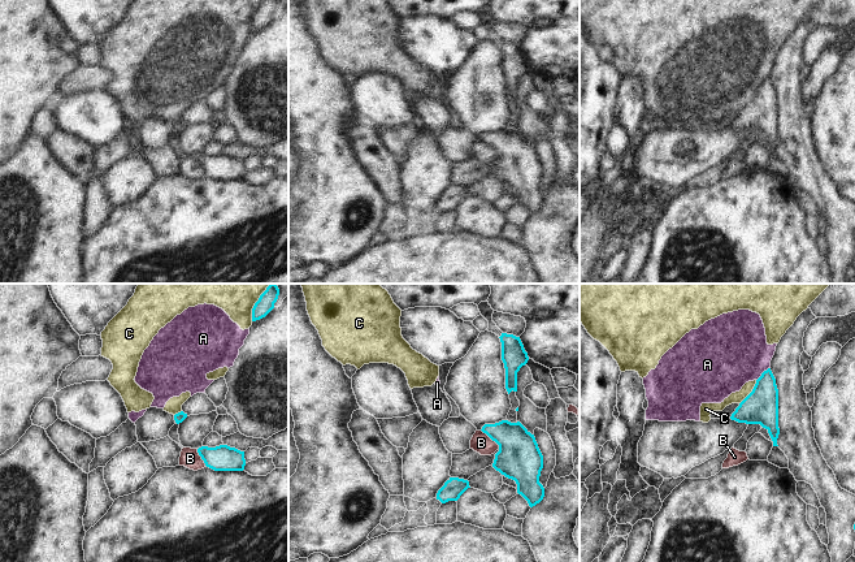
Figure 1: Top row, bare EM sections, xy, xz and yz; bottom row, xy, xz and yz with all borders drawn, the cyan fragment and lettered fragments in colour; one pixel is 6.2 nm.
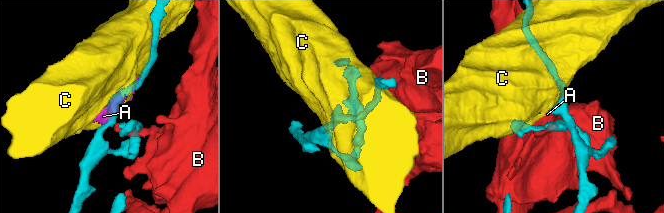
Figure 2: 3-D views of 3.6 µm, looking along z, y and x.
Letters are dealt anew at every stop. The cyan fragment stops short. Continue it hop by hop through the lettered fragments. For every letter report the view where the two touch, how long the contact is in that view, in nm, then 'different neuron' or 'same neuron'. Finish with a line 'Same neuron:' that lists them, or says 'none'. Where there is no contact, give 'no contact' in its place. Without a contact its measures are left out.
A: yz | 120 nm | different neuron
B: xz | 170 nm | different neuron
C: xy | 200 nm | different neuron
Same neuron: none

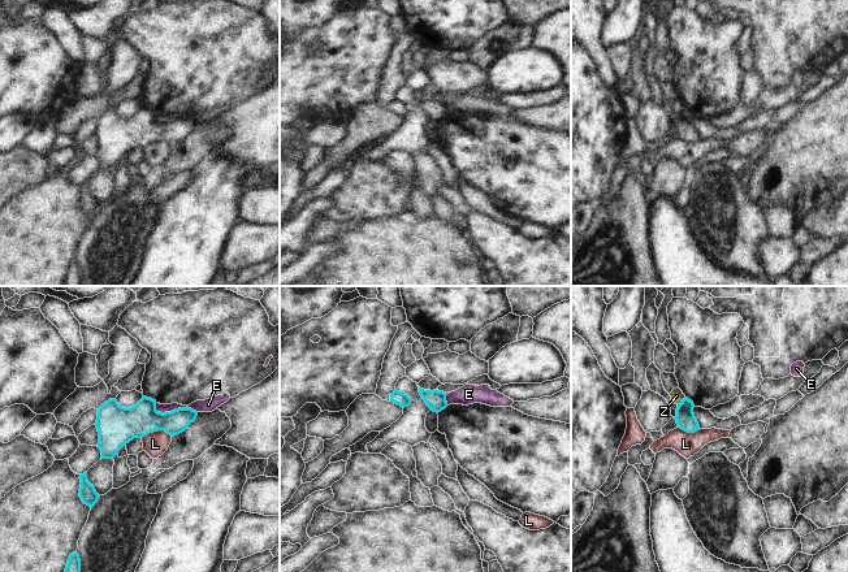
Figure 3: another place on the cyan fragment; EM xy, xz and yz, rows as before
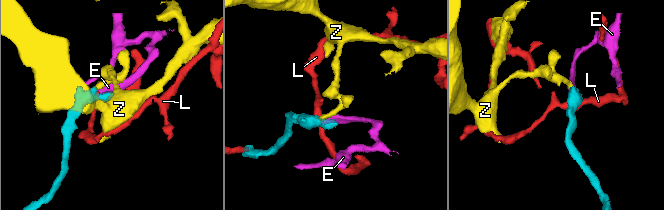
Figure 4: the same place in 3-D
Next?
E: xy | 280 nm | different neuron
L: xy | 190 nm | different neuron
Z: yz | 70 nm | different neuron
Same neuron: none

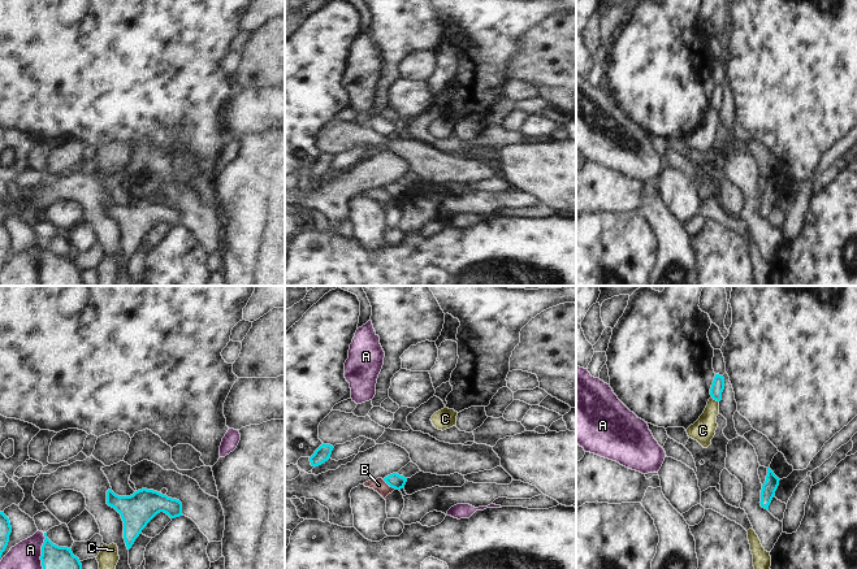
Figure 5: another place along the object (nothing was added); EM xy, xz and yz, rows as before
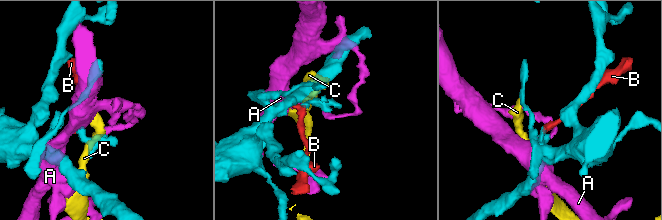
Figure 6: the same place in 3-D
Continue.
A: xy | 280 nm | different neuron
B: xz | 110 nm | different neuron
C: yz | 60 nm | different neuron
Same neuron: none

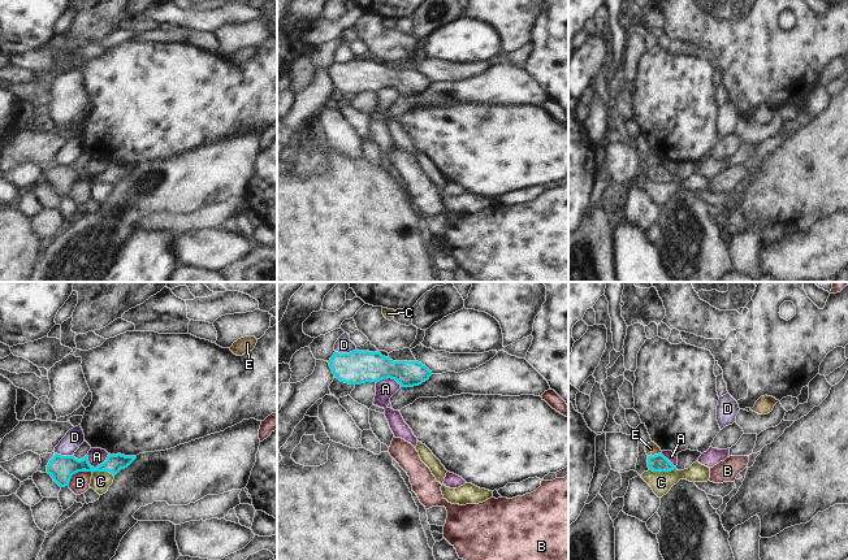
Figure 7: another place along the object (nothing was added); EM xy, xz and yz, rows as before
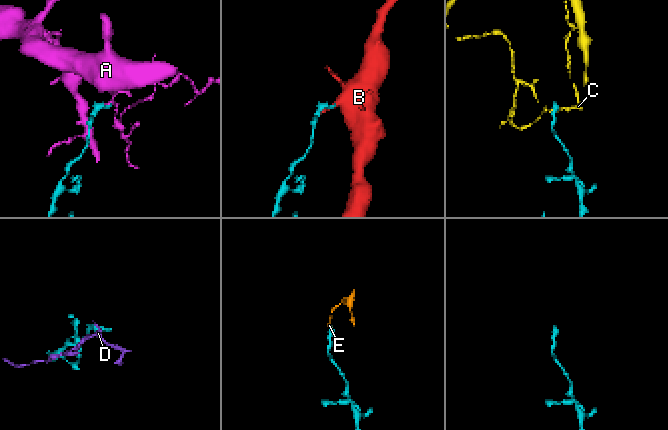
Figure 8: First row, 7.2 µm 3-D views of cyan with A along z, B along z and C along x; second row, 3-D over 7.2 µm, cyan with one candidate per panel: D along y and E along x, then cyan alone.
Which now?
A: xy | 150 nm | different neuron
B: xy | 180 nm | different neuron
C: yz | 170 nm | different neuron
D: xz | 130 nm | different neuron
E: yz | 90 nm | different neuron
Same neuron: none

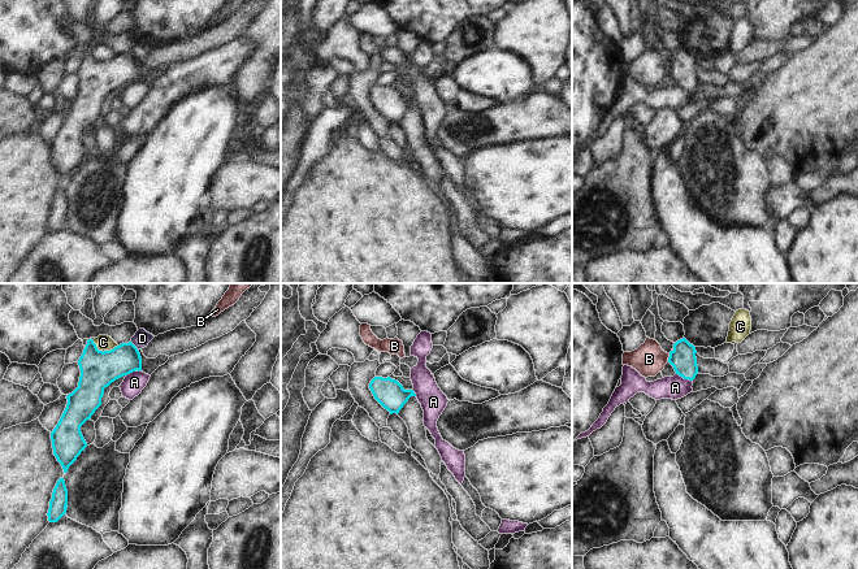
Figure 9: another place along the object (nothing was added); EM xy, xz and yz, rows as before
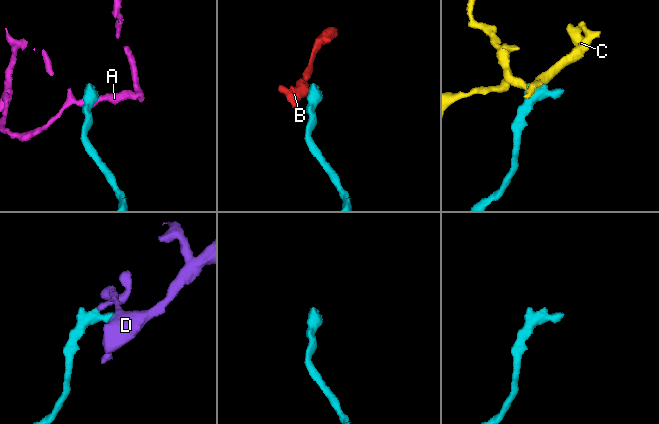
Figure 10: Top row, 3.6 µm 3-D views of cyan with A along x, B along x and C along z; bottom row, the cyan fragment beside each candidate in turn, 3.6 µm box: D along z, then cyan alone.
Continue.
A: yz | 120 nm | different neuron
B: yz | 60 nm | different neuron
C: xy | 160 nm | different neuron
D: xy | 80 nm | different neuron
Same neuron: none

